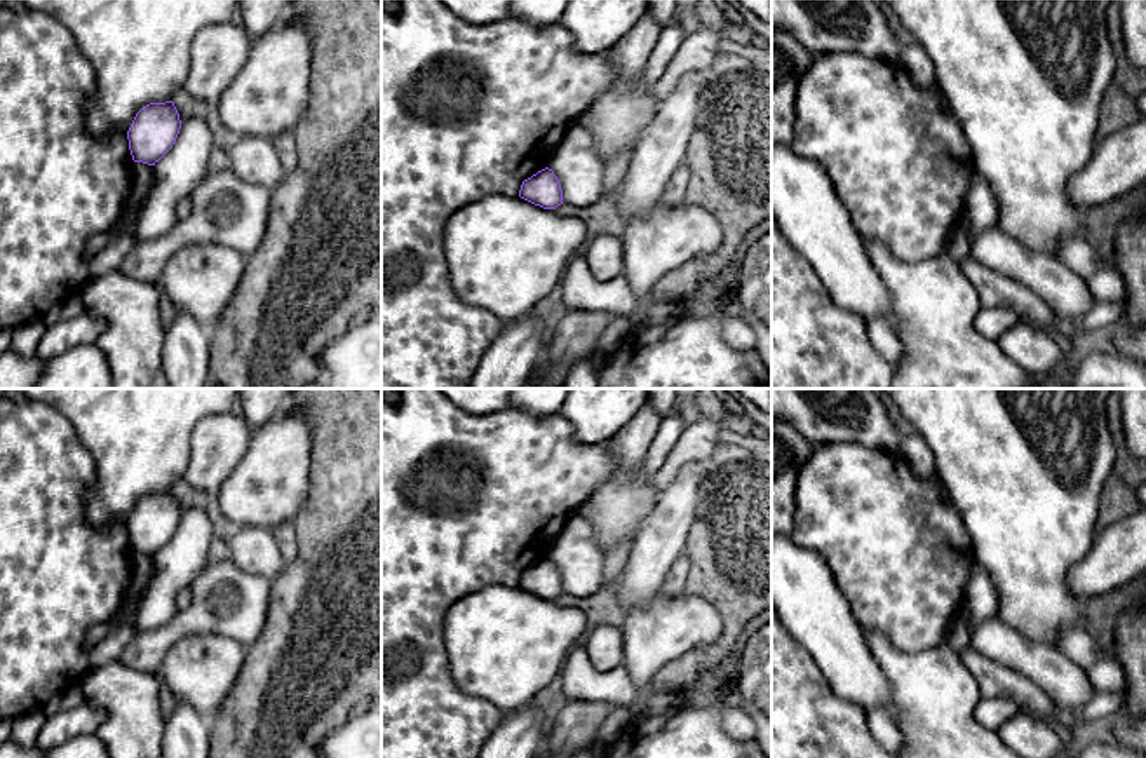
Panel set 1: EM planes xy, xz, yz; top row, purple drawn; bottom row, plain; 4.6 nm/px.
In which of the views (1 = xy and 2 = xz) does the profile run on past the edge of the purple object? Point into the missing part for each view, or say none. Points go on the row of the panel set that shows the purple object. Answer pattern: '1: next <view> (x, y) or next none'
1: next none
2: next none

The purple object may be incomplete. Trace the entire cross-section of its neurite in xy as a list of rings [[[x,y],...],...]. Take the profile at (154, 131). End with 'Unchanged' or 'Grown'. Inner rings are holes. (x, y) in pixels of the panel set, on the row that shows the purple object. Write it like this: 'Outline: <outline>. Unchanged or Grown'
Outline: [[[172,101],[143,106],[127,131],[132,160],[155,166],[172,148],[179,129],[181,120]]]. Unchanged

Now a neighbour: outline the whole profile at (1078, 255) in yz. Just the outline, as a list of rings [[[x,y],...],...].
[[[1083,239],[1064,240],[1059,246],[1057,258],[1083,279],[1089,279],[1102,265],[1116,265],[1113,254],[1094,249]]]

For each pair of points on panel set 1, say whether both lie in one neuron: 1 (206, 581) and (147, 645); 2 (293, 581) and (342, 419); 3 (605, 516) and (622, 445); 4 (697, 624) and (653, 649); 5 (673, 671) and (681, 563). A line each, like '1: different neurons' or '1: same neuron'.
1: same neuron
2: same neuron
3: same neuron
4: same neuron
5: different neurons

